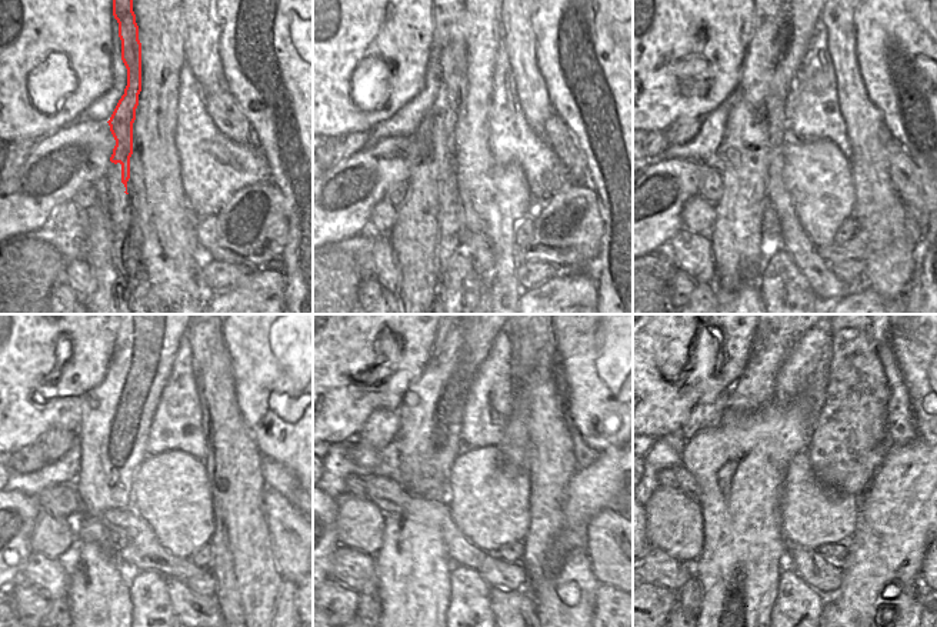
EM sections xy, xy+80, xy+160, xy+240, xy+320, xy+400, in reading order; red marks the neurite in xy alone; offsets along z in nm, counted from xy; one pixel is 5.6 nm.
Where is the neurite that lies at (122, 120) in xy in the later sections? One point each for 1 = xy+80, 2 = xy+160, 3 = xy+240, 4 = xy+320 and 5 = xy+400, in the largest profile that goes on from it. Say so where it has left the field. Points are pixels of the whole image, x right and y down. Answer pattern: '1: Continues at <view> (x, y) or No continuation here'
1: Continues at xy+80 (442, 120)
2: Continues at xy+160 (792, 239)
3: Continues at xy+240 (186, 604)
4: Continues at xy+320 (506, 604)
5: Continues at xy+400 (829, 604)

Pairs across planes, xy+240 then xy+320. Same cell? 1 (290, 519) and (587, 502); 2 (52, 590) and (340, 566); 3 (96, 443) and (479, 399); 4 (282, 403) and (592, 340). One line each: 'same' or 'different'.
1: different
2: same
3: different
4: same

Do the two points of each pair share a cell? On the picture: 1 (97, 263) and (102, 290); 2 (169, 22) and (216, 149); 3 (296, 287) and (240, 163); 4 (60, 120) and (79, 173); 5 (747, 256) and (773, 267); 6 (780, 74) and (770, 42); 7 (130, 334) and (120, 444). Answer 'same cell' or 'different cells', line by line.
1: same cell
2: different cells
3: different cells
4: different cells
5: different cells
6: same cell
7: same cell

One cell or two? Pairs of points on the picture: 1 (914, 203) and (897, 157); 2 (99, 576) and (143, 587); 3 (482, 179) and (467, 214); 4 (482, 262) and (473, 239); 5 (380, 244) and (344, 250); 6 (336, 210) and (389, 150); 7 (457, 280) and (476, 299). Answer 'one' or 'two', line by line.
1: one
2: two
3: two
4: one
5: two
6: one
7: one

